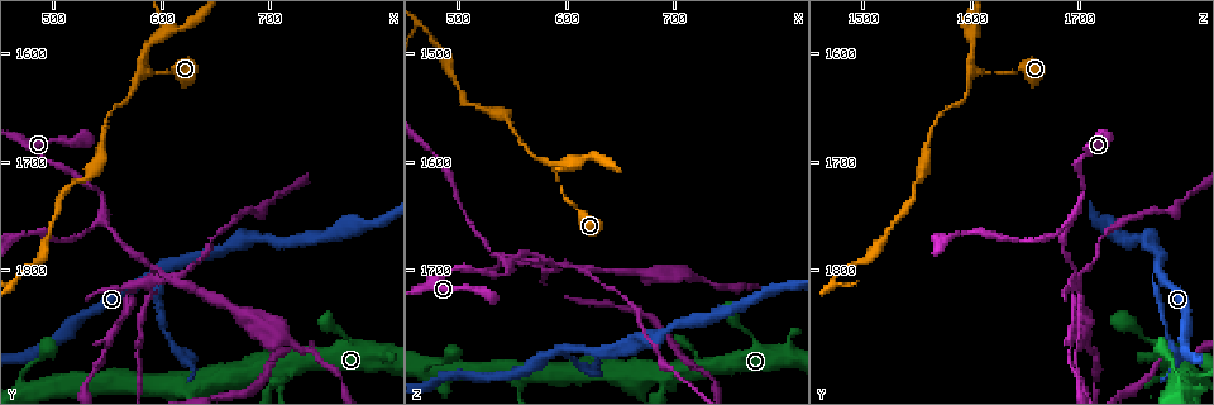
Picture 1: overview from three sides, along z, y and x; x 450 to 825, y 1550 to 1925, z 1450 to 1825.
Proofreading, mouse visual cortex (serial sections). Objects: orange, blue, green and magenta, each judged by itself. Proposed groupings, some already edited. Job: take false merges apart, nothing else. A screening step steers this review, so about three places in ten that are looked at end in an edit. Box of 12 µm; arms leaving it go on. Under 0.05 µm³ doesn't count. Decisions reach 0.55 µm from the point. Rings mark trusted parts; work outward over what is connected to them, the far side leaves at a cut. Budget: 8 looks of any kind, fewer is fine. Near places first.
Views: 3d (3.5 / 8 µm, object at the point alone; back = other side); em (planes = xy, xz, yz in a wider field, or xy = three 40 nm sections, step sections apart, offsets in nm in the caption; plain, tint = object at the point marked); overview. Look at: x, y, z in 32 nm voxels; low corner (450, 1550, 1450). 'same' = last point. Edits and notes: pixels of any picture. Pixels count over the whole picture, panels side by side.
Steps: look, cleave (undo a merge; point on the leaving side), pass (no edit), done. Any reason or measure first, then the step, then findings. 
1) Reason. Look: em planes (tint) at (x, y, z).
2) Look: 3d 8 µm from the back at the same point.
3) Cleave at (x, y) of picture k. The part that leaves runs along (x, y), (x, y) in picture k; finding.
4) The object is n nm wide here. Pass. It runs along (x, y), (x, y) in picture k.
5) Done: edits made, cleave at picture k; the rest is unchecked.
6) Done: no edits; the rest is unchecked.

Three arms meet. Look: 3d 3.5 µm at (590, 1808, 1780).

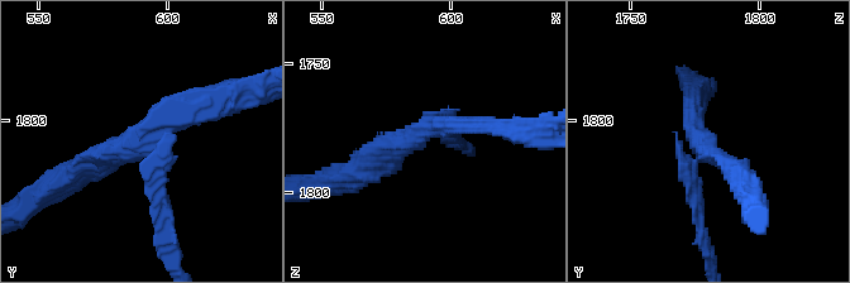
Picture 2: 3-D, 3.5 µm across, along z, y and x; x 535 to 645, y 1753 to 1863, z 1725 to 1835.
3 arms meet here; the arms are 200, 250, 250 nm wide; now the EM. Look: em xy step 3 (tint) at (588, 1807, 1776).

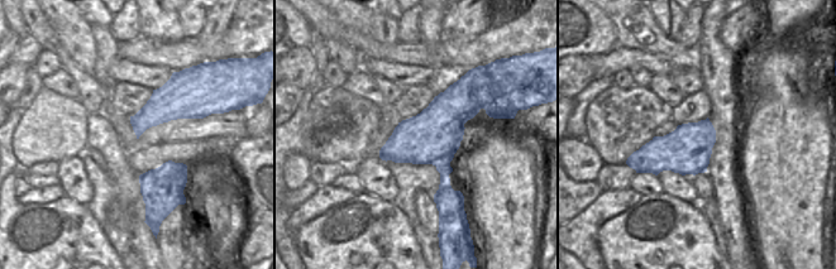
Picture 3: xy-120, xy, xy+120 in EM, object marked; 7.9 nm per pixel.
Look: em xy step 5 (tint) at the same point.

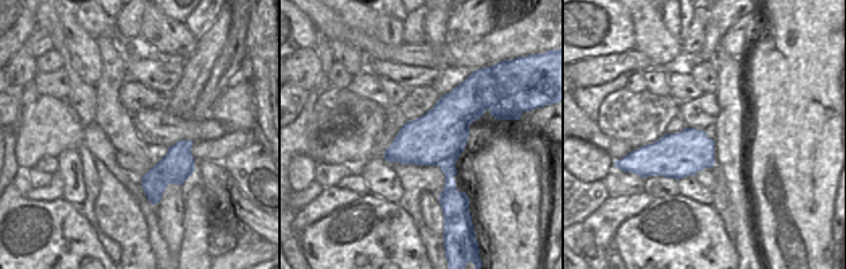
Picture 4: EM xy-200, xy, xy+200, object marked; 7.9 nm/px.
Cleave at (153, 198) of picture 2. The part that leaves runs along (149, 158), (157, 233), (173, 263) in picture 2; a second cell is stuck on.

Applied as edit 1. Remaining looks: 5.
Look: overview.

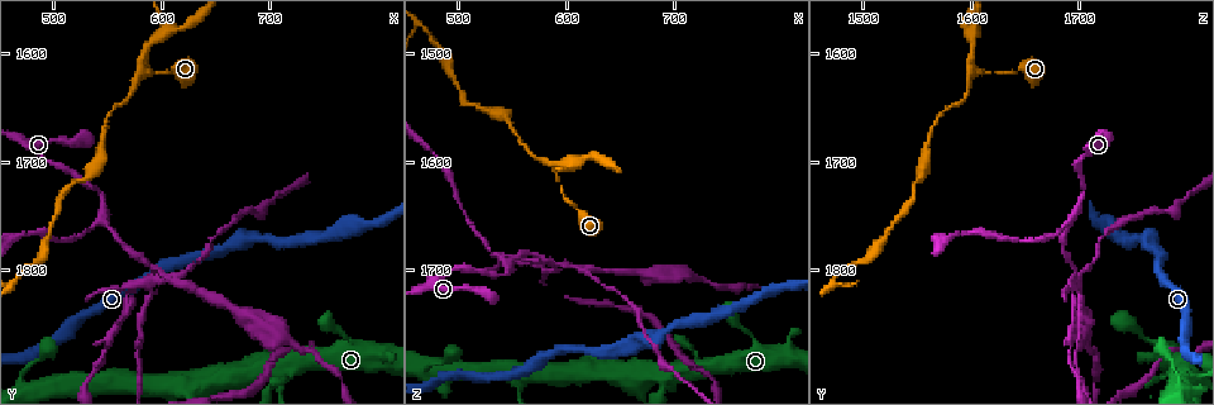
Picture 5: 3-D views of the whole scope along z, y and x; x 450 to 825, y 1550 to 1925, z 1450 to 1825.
Side arm on a straight run. Look: 3d 3.5 µm at (544, 1748, 1696).

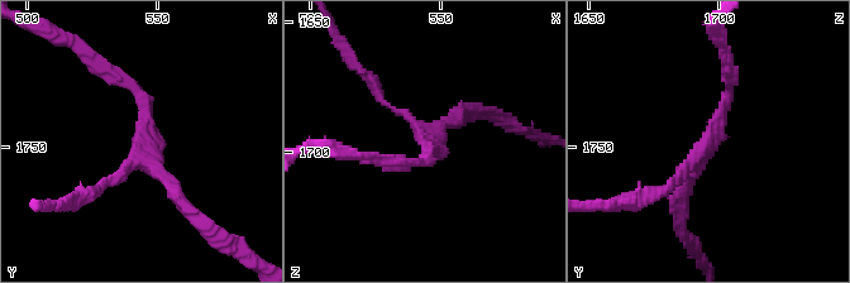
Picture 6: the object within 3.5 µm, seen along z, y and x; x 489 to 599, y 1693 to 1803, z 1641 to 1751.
3 arms meet here; the arms are 100, 150, 200 nm wide; shape alone is not enough. Look: em xy step 5 (tint) at (545, 1751, 1696).

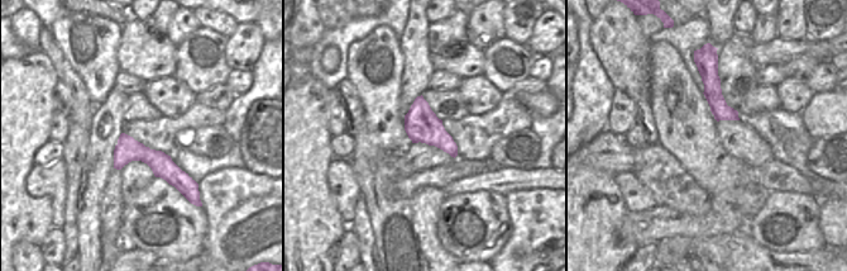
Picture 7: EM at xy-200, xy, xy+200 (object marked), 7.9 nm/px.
Pass. It runs along (123, 137), (175, 176), (185, 176) in picture 7; continuous, no second cell.

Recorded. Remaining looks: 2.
Three arms meet. Look: em xy step 1 (tint) at (590, 1616, 1608).

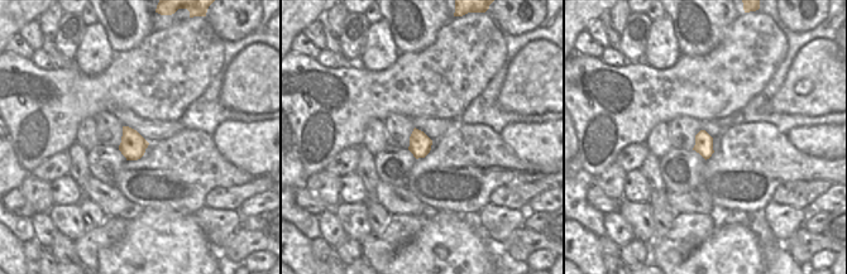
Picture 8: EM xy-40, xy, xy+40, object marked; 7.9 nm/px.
Look: 3d 3.5 µm at the same point.

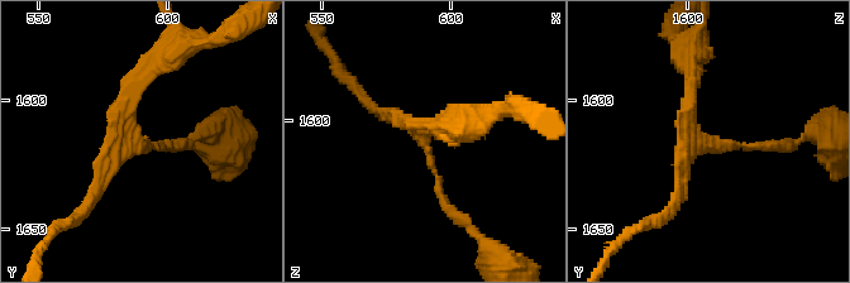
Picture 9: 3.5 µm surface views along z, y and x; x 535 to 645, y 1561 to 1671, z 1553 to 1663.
Pass. It runs along (453, 212), (421, 138), (375, 109) in picture 9; all the same cell.

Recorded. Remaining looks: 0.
Done: edits made, cleave at picture 2; the rest is unchecked.

